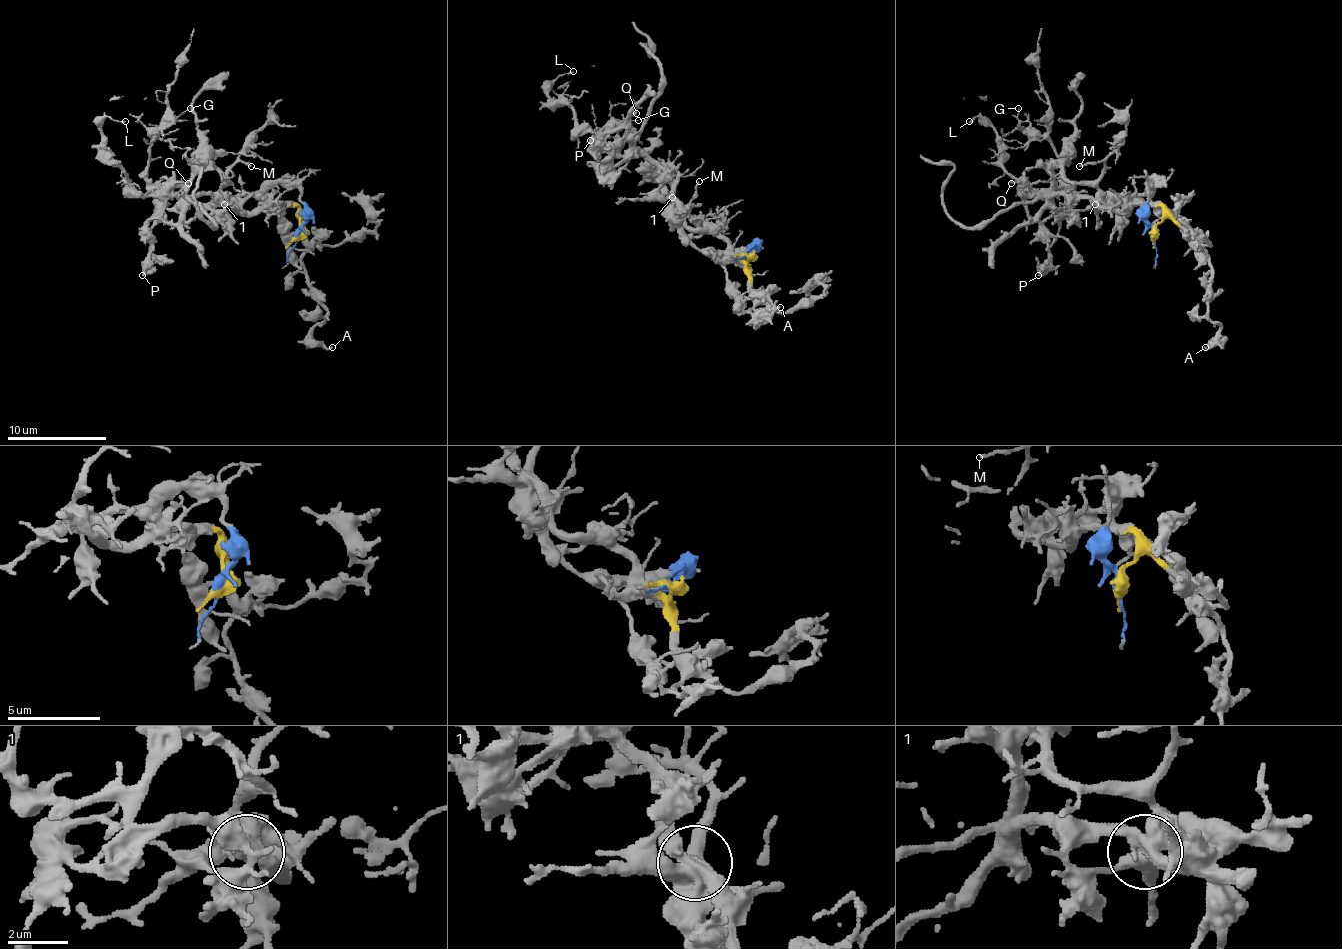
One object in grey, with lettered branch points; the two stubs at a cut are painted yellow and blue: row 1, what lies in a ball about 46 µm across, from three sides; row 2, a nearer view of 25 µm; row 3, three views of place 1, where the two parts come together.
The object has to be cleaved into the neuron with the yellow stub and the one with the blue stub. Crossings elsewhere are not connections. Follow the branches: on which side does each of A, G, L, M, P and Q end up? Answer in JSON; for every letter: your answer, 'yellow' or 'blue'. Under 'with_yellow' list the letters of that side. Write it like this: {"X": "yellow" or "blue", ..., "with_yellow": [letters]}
{"A": "yellow", "G": "blue", "L": "blue", "M": "blue", "P": "yellow", "Q": "yellow", "with_yellow": ["A", "P", "Q"]}

